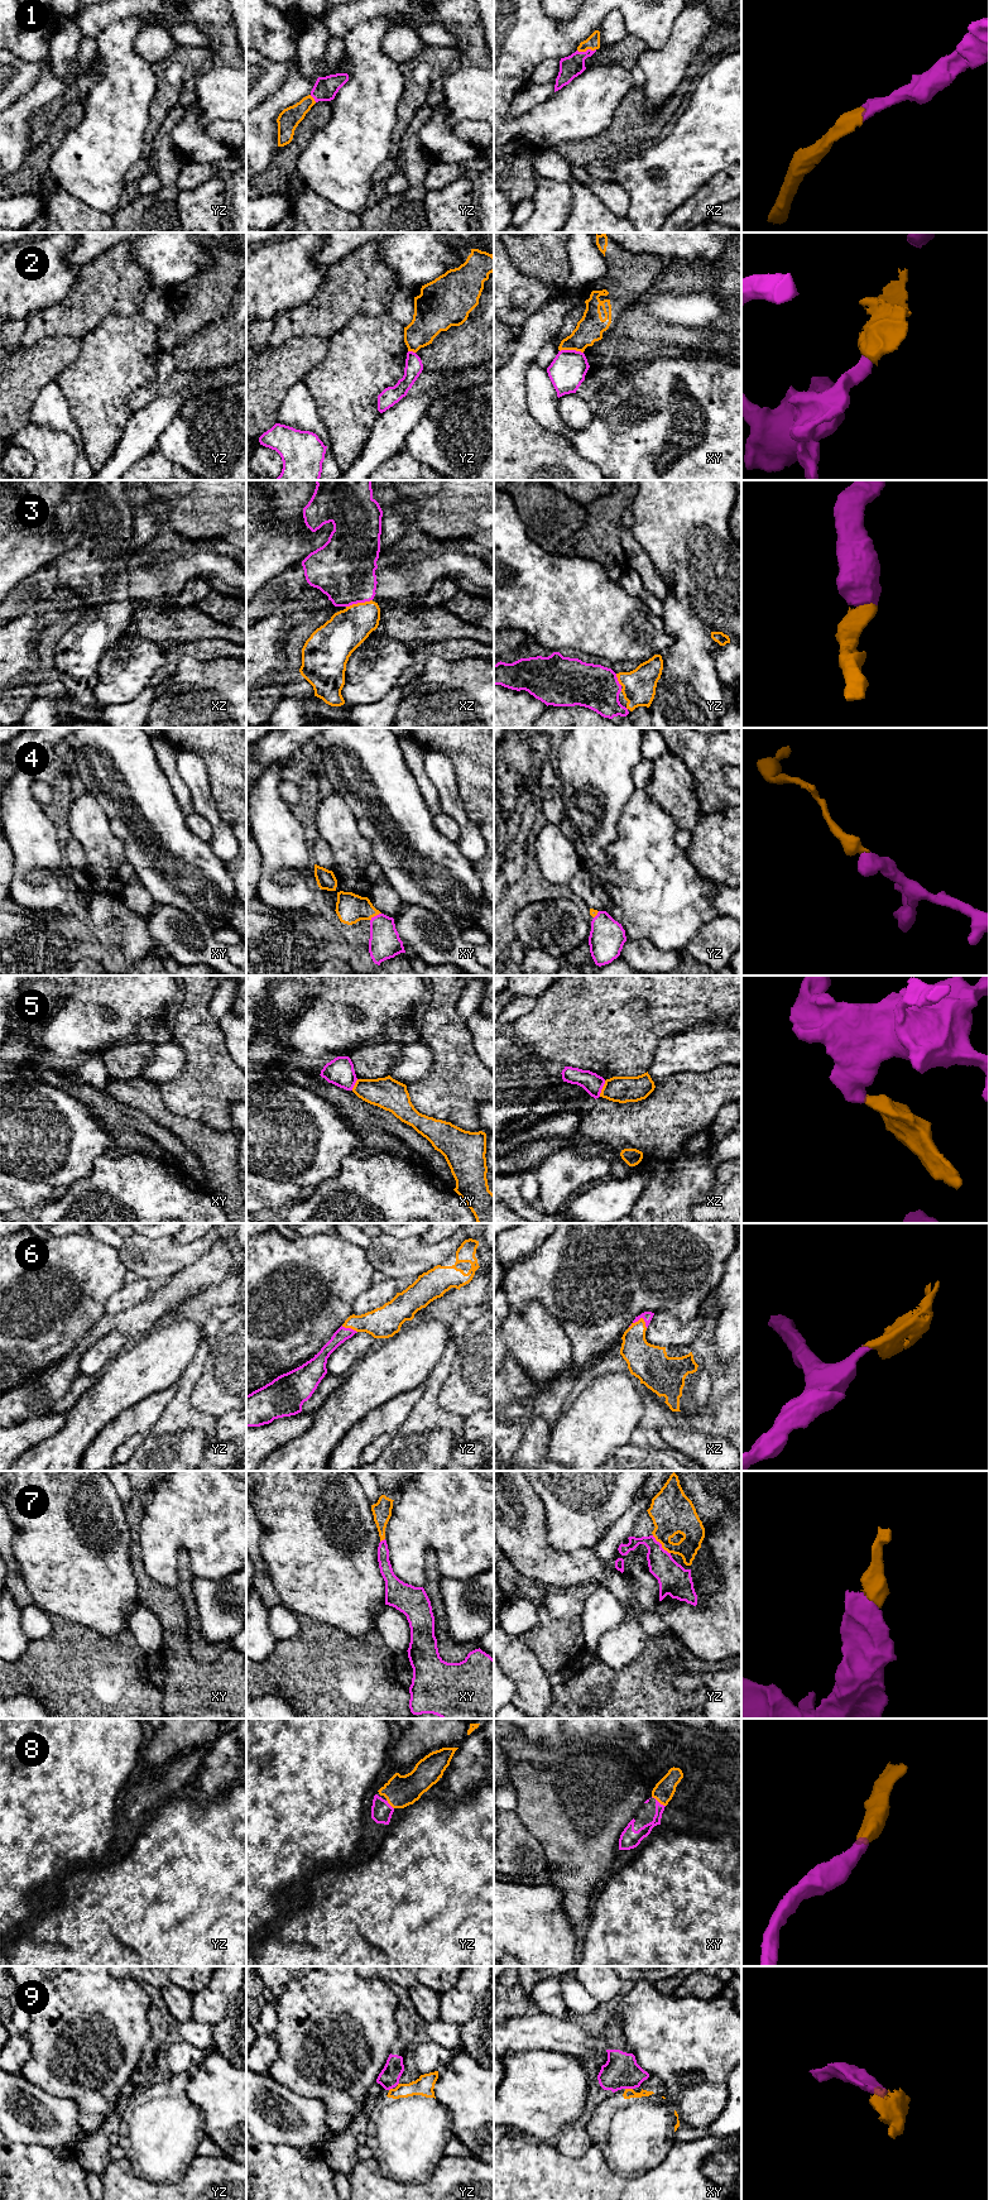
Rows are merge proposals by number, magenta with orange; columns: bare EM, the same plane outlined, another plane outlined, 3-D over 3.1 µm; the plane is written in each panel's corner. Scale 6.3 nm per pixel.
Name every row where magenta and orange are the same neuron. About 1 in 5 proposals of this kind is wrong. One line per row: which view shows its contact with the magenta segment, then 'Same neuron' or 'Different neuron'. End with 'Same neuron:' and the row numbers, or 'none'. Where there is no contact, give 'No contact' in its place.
1: Touches magenta in xz. Same neuron
2: Touches magenta in xy. Different neuron
3: Touches magenta in xz. Same neuron
4: Touches magenta in xy. Same neuron
5: Touches magenta in xz. Different neuron
6: Touches magenta in xz. Same neuron
7: Touches magenta in yz. Same neuron
8: Touches magenta in xy. Same neuron
9: Touches magenta in xy. Different neuron
Same neuron: 1, 3, 4, 6, 7, 8

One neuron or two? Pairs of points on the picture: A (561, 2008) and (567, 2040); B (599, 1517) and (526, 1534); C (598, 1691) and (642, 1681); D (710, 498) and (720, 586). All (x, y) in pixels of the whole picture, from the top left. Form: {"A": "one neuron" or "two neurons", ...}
{"A": "two neurons", "B": "two neurons", "C": "one neuron", "D": "one neuron"}

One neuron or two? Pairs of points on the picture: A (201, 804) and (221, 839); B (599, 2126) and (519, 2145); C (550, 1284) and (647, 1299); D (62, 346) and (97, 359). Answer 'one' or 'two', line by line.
A: one
B: two
C: one
D: two

